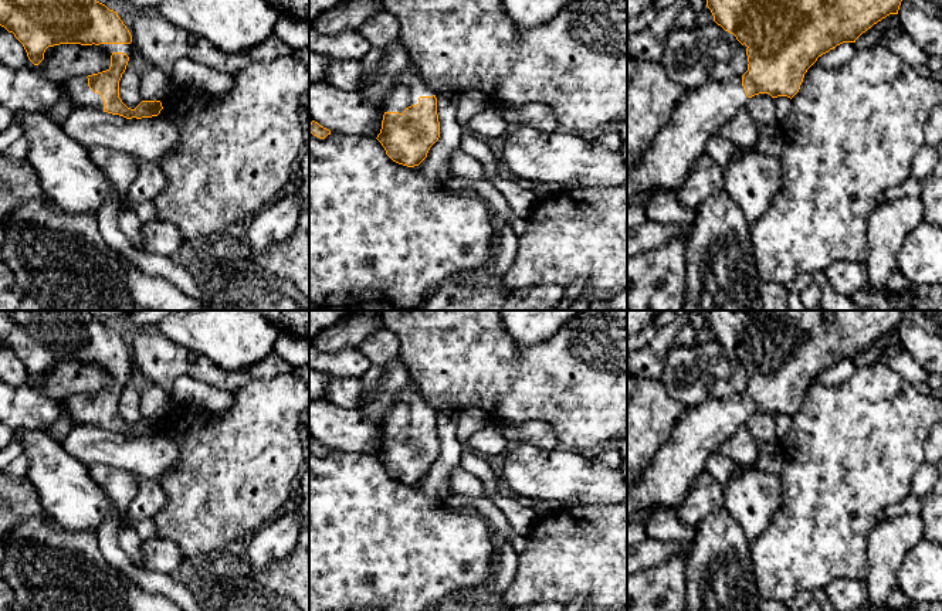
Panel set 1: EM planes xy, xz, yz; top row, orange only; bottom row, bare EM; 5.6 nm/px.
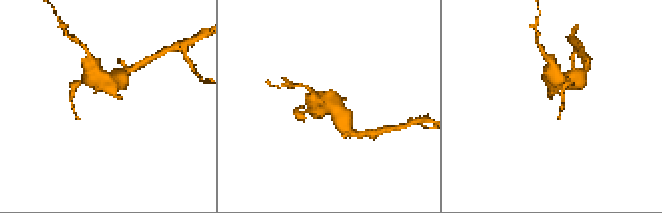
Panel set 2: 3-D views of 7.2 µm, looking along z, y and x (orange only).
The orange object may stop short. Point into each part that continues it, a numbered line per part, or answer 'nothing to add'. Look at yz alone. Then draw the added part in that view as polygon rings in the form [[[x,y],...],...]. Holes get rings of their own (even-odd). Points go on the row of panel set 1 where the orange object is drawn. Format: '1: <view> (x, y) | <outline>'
1: yz (666, 165) | [[[742,77],[688,92],[640,163],[627,172],[627,206],[644,207],[658,190],[677,190],[712,135],[745,108]]]

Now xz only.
1: xz (410, 87) | [[[411,65],[396,82],[390,92],[383,112],[403,113],[406,108],[419,103],[420,96],[436,95],[430,86],[423,81],[416,65]]]

